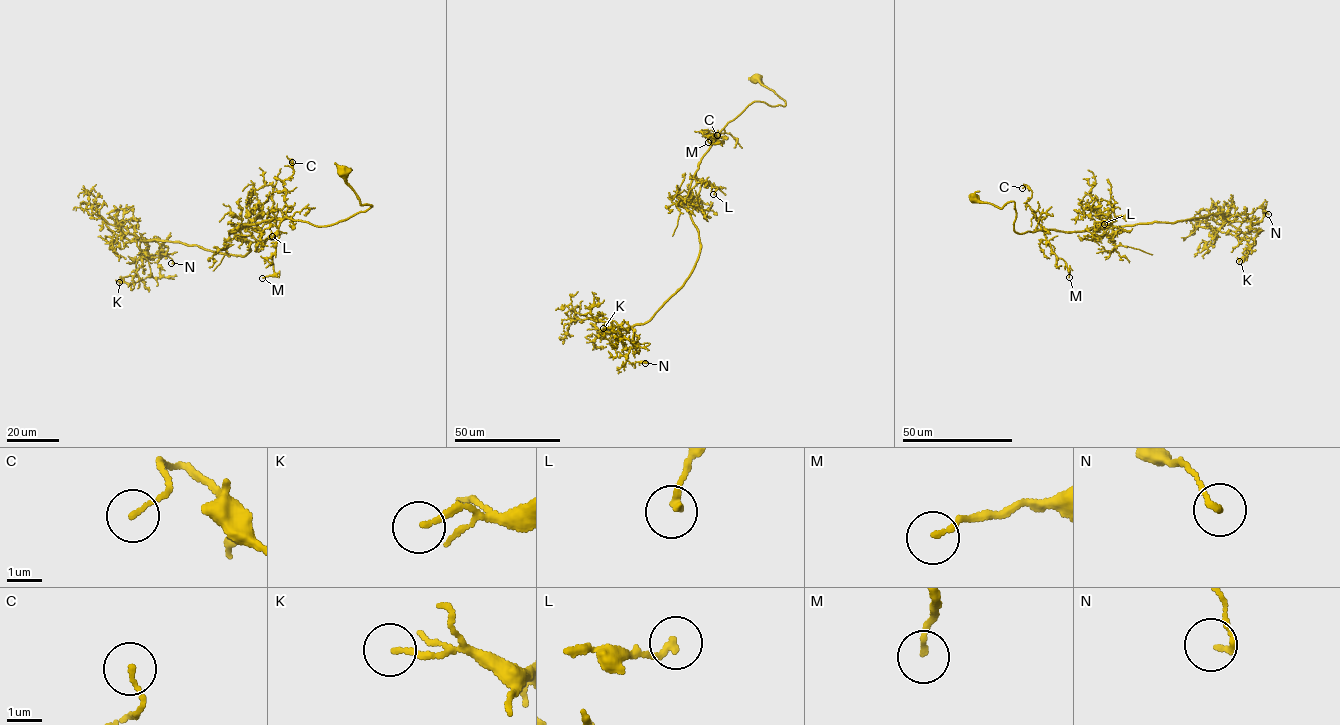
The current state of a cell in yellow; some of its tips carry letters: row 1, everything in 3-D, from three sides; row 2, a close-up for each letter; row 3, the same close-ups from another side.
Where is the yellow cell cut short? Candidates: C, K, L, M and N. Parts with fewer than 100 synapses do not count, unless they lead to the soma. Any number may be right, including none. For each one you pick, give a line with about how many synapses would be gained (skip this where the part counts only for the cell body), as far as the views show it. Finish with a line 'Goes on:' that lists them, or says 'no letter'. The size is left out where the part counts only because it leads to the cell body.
Goes on: no letter

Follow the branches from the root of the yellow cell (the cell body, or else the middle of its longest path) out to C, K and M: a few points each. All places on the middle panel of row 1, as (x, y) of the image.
C: (755, 76), (785, 105), (753, 101), (719, 136), (712, 134), (719, 142), (715, 140), (717, 135)
K: (755, 76), (785, 105), (753, 101), (701, 159), (690, 275), (649, 320), (613, 320), (616, 340), (603, 328)
M: (755, 76), (785, 105), (753, 101), (714, 136), (717, 143), (708, 142)

